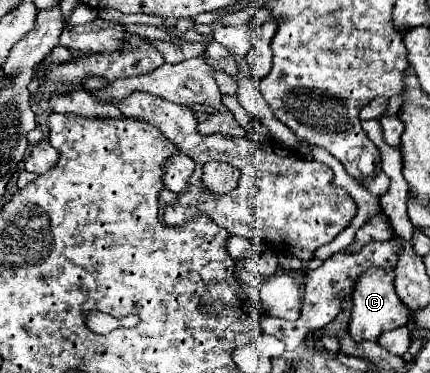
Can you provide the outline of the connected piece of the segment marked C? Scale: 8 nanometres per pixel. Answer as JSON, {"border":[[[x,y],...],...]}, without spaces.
{"border":[[[376,267],[376,271],[366,271],[366,275],[362,275],[356,281],[356,291],[352,299],[354,299],[354,309],[350,313],[348,333],[352,335],[354,341],[376,341],[382,331],[406,325],[410,319],[408,307],[398,299],[394,291],[392,271],[380,271],[380,267]]]}

